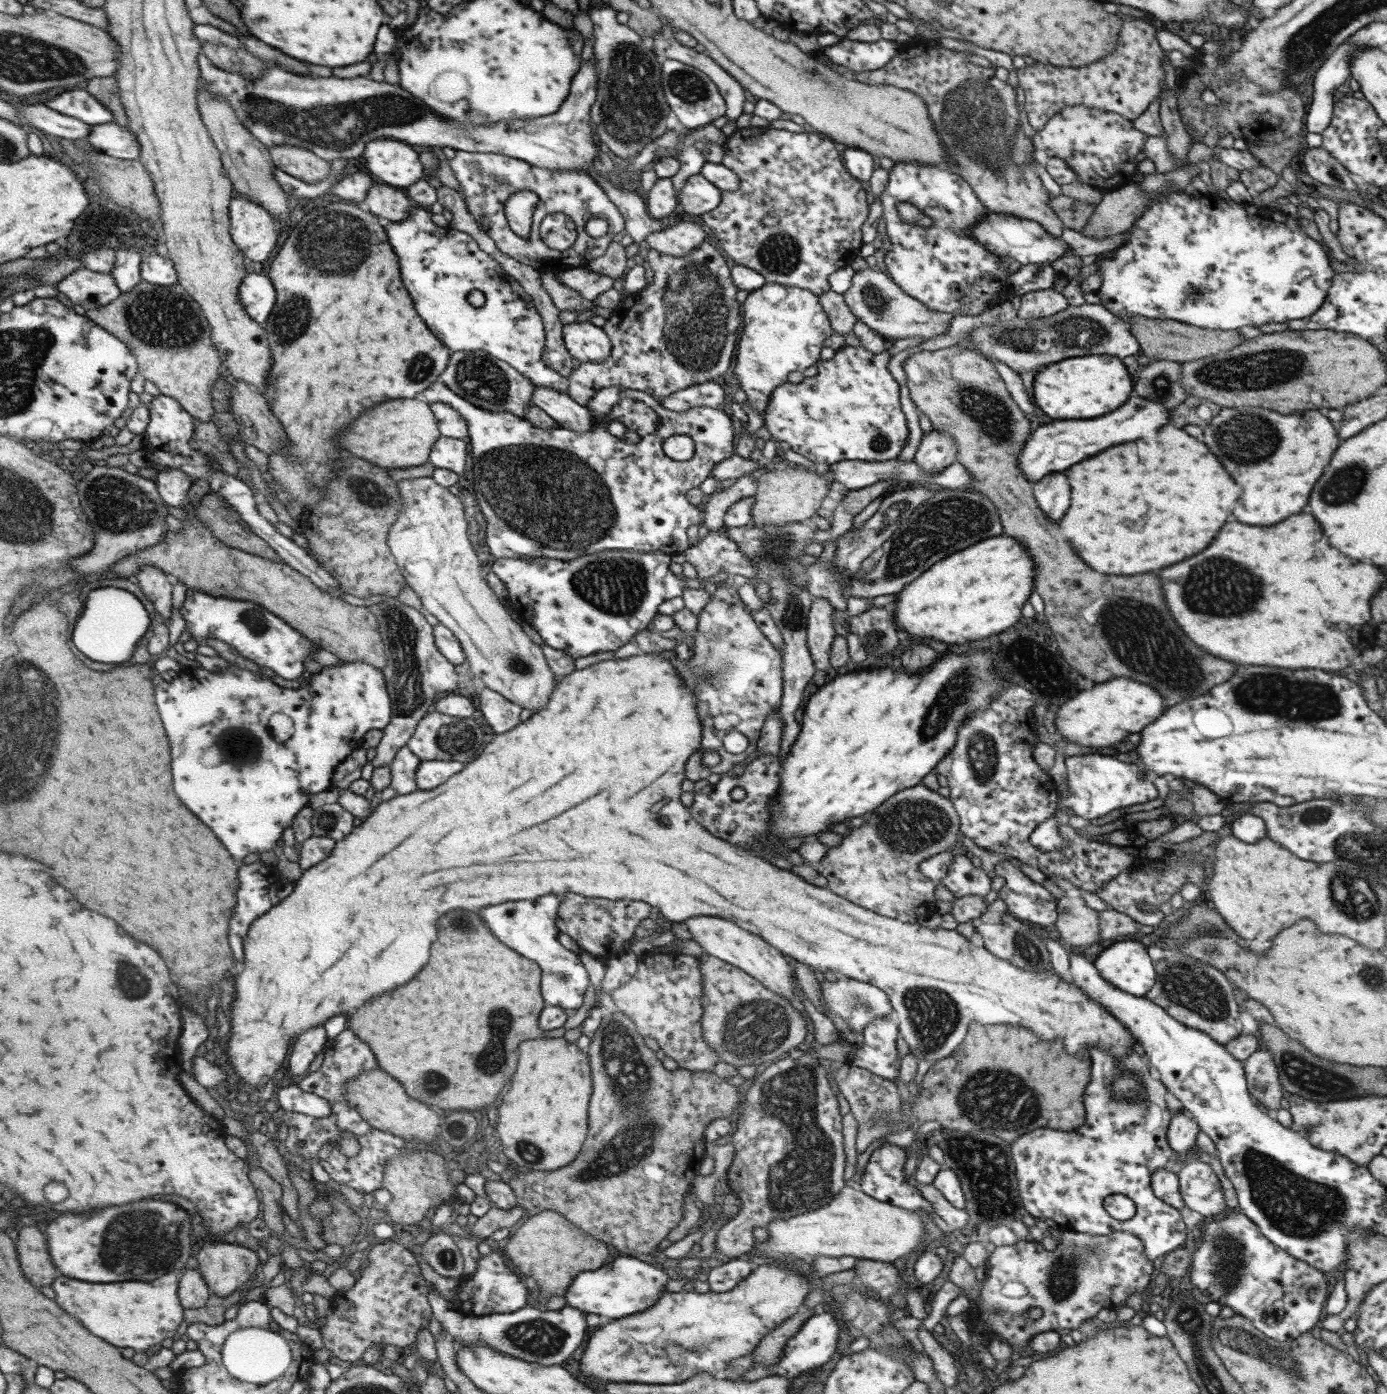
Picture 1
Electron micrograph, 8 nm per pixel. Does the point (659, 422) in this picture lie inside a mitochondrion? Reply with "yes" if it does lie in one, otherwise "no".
no

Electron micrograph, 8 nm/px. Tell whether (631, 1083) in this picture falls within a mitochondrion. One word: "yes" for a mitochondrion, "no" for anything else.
yes

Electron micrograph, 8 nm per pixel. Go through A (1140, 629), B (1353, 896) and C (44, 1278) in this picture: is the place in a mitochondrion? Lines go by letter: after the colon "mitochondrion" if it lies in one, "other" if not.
A: mitochondrion
B: mitochondrion
C: other

